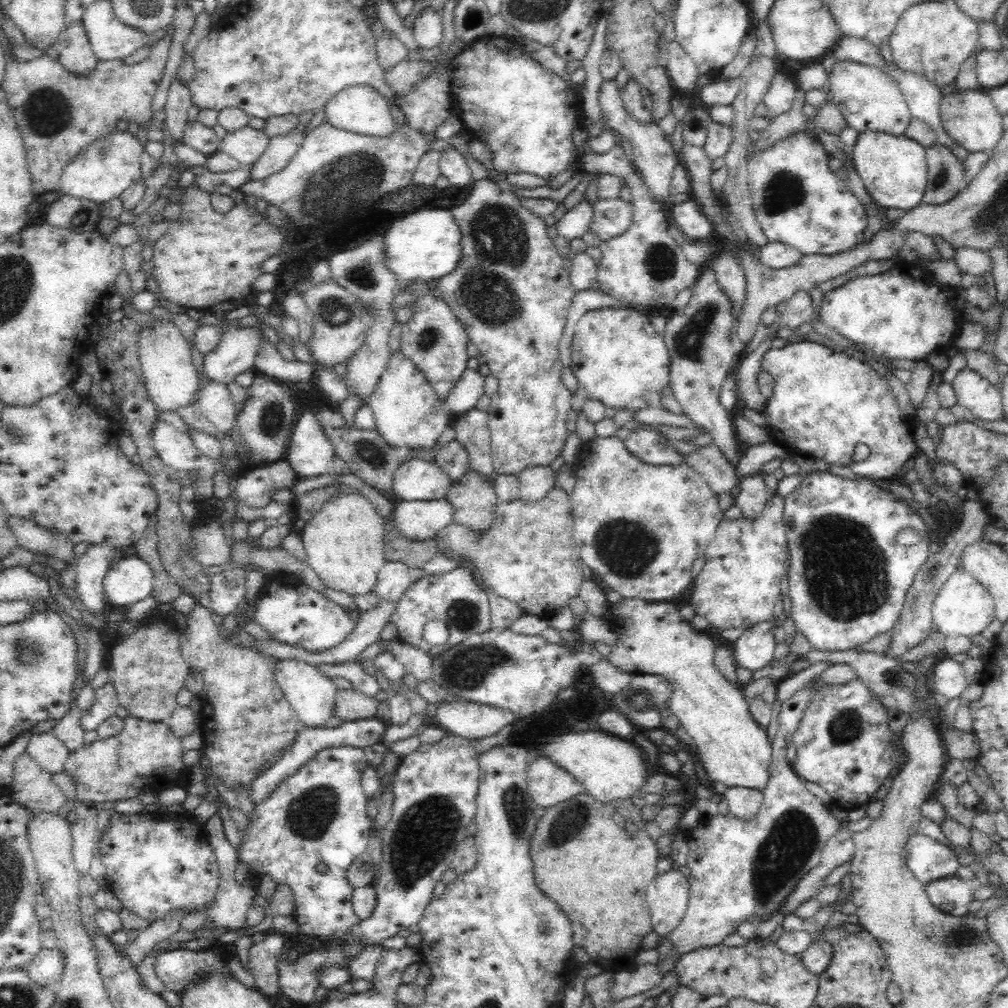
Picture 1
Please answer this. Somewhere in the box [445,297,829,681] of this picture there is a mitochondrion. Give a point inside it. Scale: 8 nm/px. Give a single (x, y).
(626, 549)

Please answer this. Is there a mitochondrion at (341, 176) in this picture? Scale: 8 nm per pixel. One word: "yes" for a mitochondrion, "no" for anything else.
yes

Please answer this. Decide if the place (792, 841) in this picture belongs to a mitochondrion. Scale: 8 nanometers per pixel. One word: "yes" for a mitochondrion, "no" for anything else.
yes

